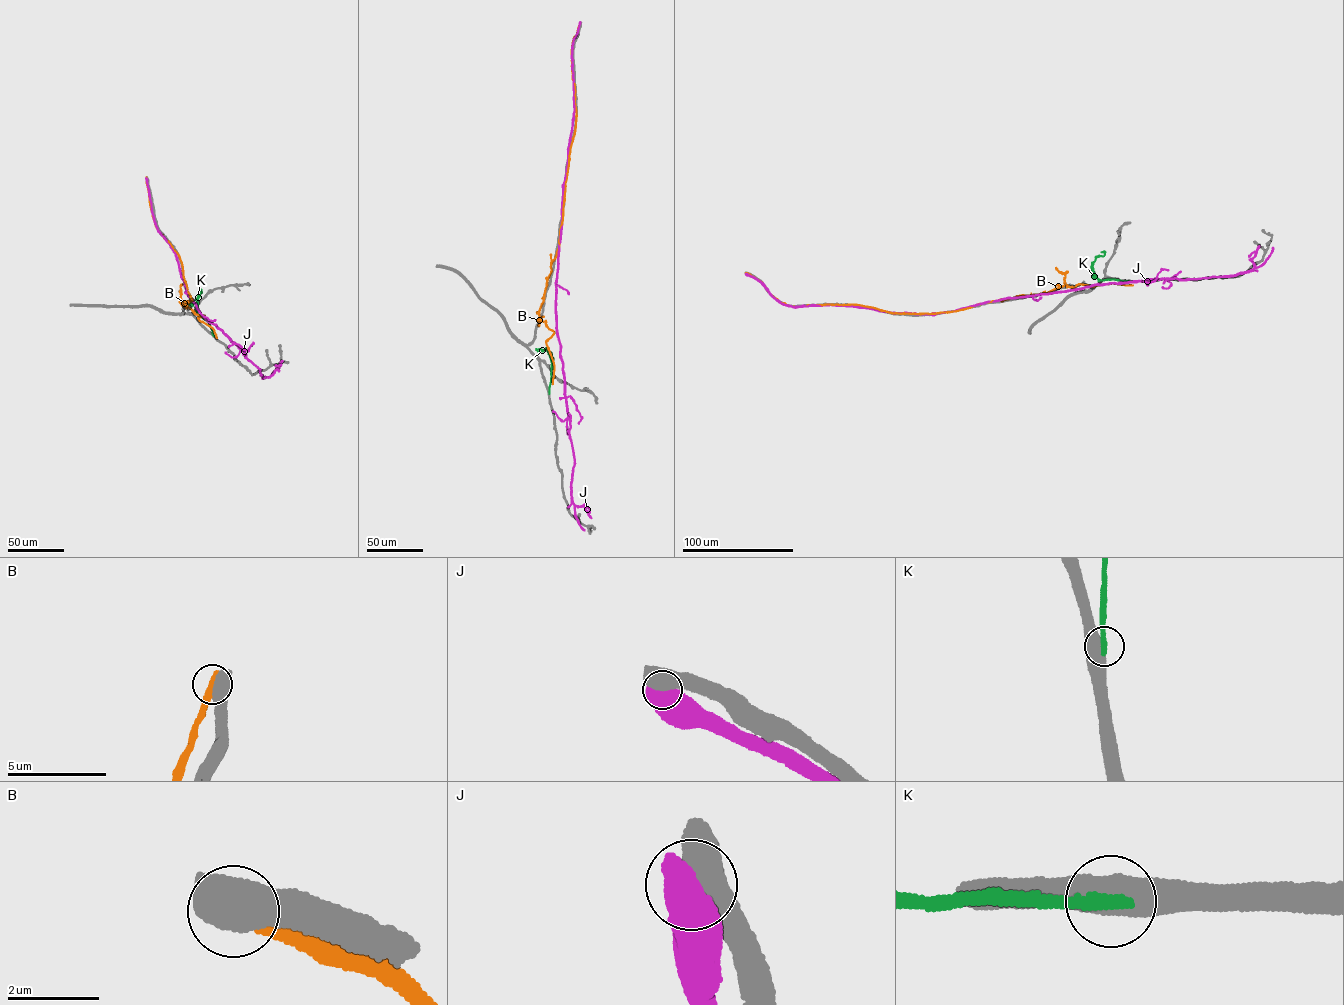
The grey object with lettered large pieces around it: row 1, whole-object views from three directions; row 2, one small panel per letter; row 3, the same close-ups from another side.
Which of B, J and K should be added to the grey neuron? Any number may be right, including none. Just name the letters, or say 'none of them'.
none of them

